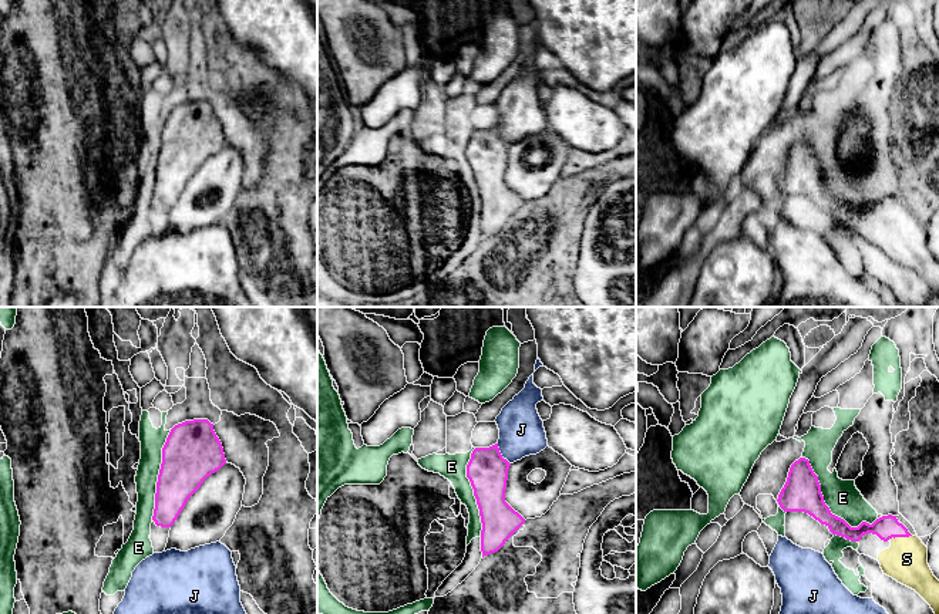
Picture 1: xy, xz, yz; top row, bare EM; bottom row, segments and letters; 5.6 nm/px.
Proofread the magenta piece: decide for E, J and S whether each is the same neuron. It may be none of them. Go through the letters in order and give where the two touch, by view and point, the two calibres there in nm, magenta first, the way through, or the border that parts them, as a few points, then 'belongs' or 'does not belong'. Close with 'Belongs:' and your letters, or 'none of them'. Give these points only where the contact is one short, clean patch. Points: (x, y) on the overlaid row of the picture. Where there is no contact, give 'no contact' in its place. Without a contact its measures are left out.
E: meets magenta in yz at (827, 506); 220 nm thick on the magenta side, 200 nm on the other; does not belong
J: meets magenta in xz at (500, 454); 220 nm thick on the magenta side, 260 nm on the other; does not belong
S: meets magenta in yz at (899, 536); 140 nm thick on the magenta side, 240 nm on the other; runs through yz (885, 528), (899, 536), (906, 559); belongs
Belongs: S

